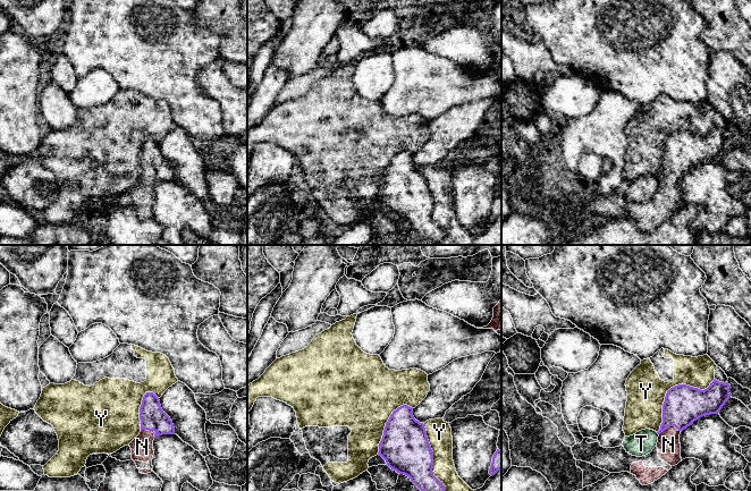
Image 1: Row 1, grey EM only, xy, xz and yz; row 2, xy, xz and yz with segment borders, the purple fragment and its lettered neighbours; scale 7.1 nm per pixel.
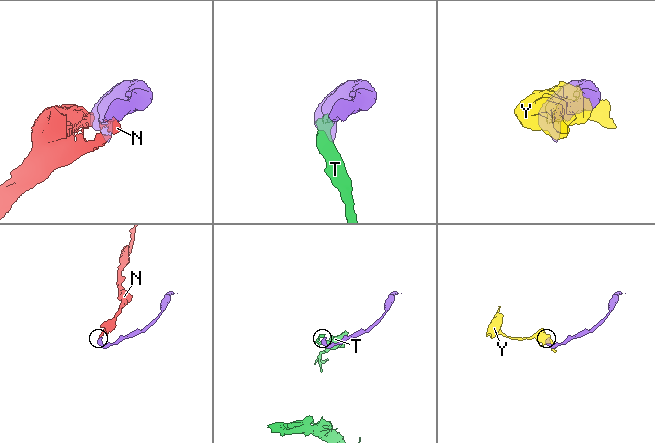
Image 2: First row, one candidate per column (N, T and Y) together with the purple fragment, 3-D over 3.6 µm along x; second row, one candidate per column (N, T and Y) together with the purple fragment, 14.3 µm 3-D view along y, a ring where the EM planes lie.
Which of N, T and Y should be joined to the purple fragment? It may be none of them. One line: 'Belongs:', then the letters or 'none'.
Belongs: N

